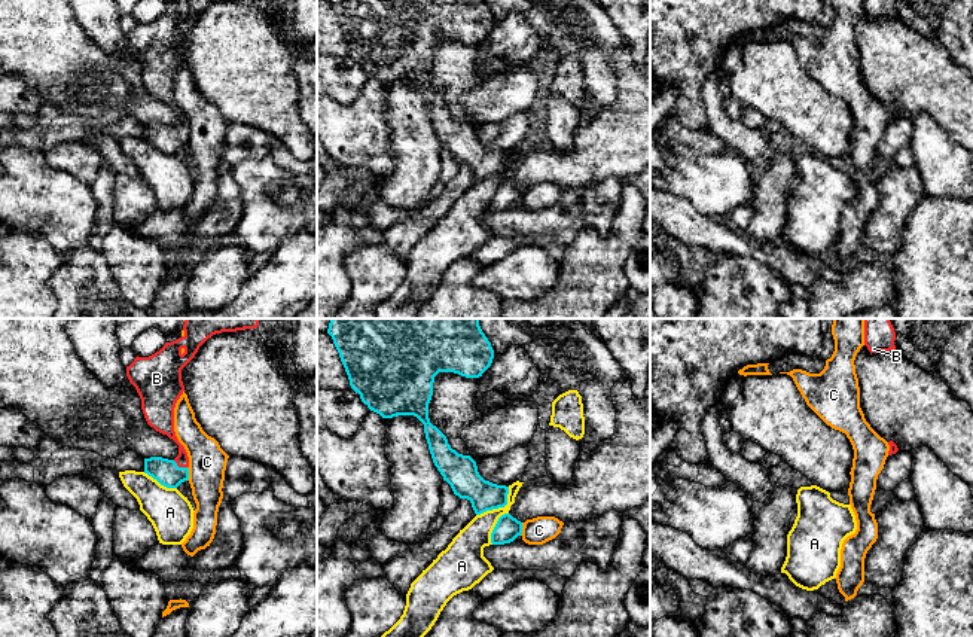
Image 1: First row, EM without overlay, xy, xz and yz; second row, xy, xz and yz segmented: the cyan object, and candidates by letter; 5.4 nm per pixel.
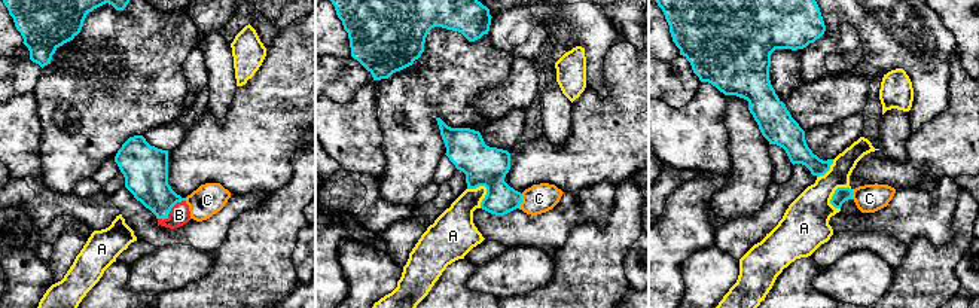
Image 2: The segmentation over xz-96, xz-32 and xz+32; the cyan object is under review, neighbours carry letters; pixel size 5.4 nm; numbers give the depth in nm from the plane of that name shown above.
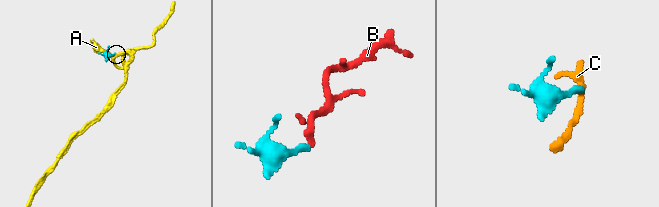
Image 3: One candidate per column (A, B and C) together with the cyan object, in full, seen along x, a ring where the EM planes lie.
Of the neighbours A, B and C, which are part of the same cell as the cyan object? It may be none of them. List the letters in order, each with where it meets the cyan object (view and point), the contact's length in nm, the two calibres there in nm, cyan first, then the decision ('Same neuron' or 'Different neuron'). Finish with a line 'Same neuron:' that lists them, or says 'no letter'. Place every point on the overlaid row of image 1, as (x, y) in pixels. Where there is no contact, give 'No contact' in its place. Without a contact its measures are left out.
A: Touches cyan at xz (499, 506). Shared border 240 nm. Thickness 170 nm (cyan) against 160 nm. Different neuron
B: Touches cyan at xy (180, 468). Shared border 90 nm. Thickness 140 nm (cyan) against 100 nm. Same neuron
C: Touches cyan at xy (188, 474). Shared border 70 nm. Thickness 140 nm (cyan) against 200 nm. Different neuron
Same neuron: B

